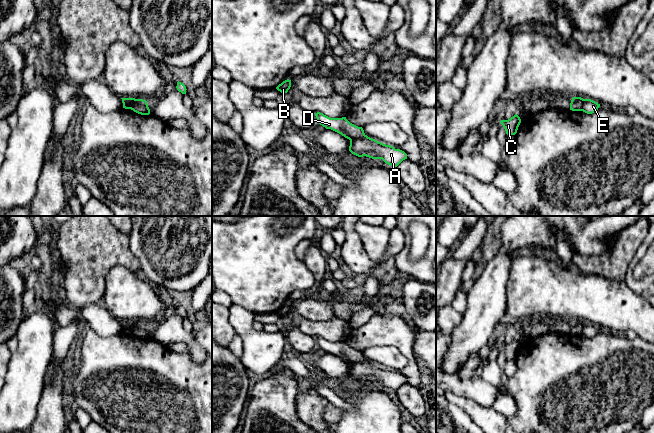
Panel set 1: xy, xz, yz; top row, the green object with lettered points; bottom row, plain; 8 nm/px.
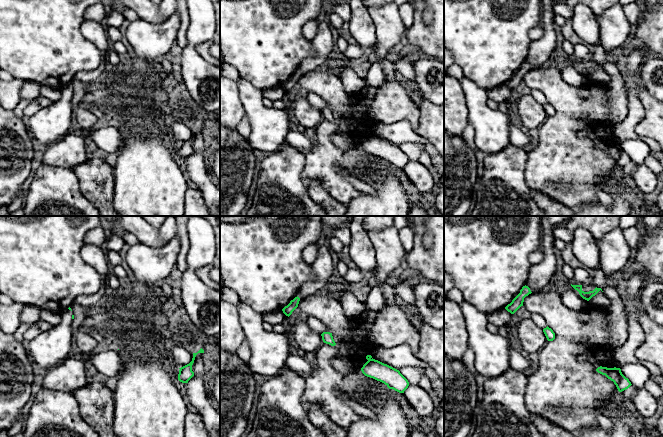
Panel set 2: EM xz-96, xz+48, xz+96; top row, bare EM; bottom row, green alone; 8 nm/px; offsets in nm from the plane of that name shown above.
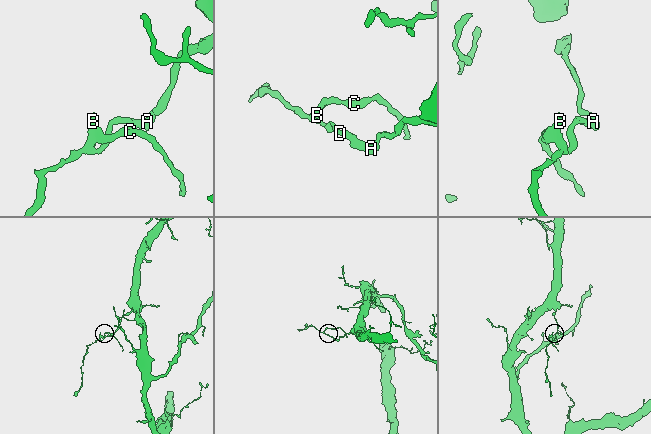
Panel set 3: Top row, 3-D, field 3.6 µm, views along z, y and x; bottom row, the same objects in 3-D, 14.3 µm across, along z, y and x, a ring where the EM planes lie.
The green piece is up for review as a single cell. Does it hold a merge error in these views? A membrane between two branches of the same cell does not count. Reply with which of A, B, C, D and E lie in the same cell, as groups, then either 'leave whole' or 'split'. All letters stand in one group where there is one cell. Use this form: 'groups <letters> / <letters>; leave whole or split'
groups A E / B C D; split

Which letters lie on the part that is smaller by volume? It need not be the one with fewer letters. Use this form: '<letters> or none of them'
B, C, D

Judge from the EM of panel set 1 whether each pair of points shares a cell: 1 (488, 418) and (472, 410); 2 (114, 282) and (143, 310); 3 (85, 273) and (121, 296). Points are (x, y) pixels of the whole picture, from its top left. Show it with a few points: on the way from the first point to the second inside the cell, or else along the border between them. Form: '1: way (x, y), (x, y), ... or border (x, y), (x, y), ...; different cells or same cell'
1: way (484, 417), (476, 413); same cell
2: way (121, 288), (136, 303); same cell
3: border (116, 265), (106, 276), (105, 292), (100, 302); different cells

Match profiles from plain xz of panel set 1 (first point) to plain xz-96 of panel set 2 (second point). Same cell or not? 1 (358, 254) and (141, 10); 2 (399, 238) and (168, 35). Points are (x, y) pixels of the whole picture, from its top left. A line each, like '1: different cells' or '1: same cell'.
1: different cells
2: same cell

